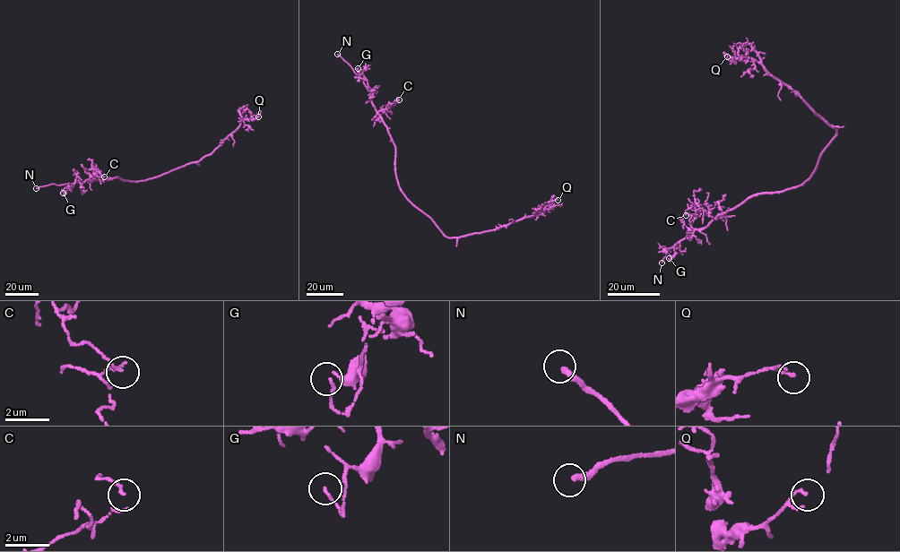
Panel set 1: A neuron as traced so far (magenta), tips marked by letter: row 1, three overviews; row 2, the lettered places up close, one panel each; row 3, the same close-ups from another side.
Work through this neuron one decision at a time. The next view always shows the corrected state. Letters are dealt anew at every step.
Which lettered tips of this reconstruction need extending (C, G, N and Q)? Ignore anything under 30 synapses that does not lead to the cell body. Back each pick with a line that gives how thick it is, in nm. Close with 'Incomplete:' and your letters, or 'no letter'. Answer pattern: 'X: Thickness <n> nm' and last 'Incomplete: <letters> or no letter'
N: Thickness 280 nm
Incomplete: N

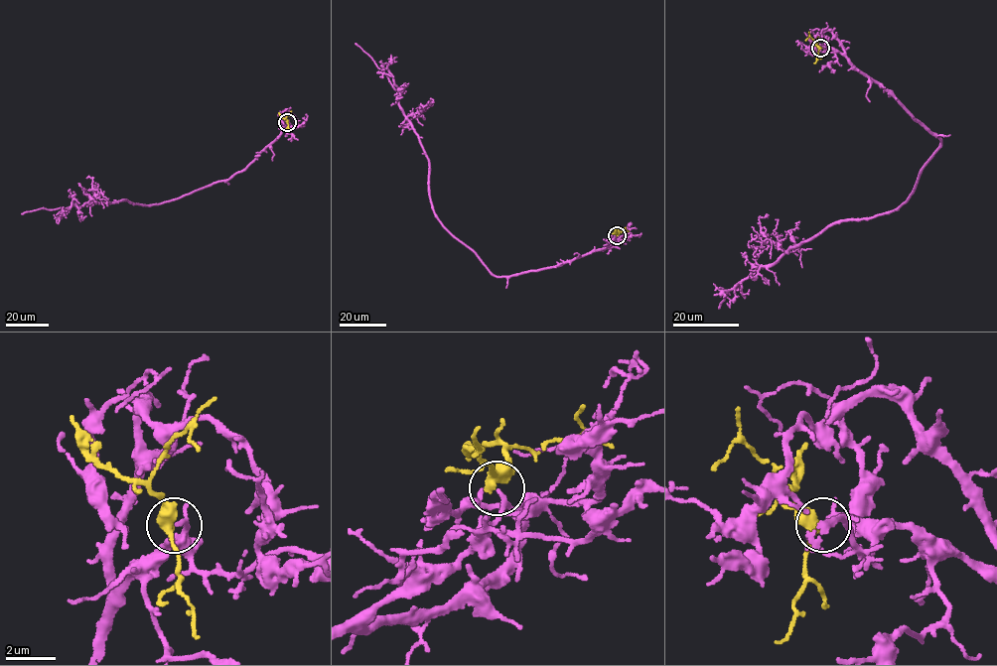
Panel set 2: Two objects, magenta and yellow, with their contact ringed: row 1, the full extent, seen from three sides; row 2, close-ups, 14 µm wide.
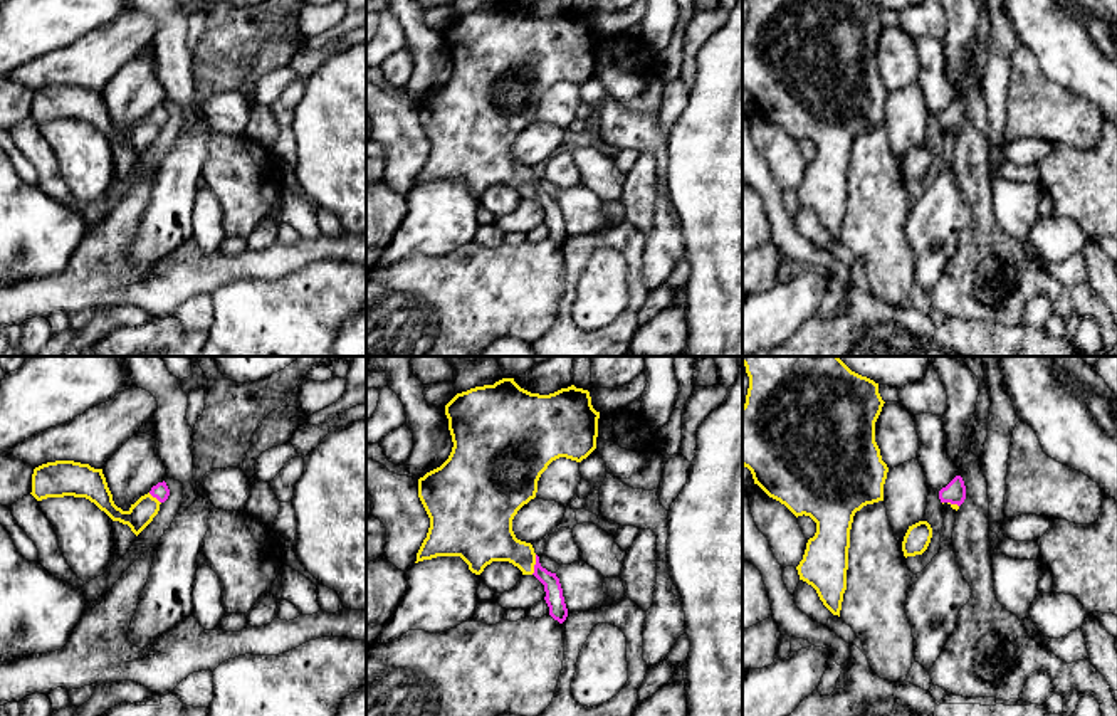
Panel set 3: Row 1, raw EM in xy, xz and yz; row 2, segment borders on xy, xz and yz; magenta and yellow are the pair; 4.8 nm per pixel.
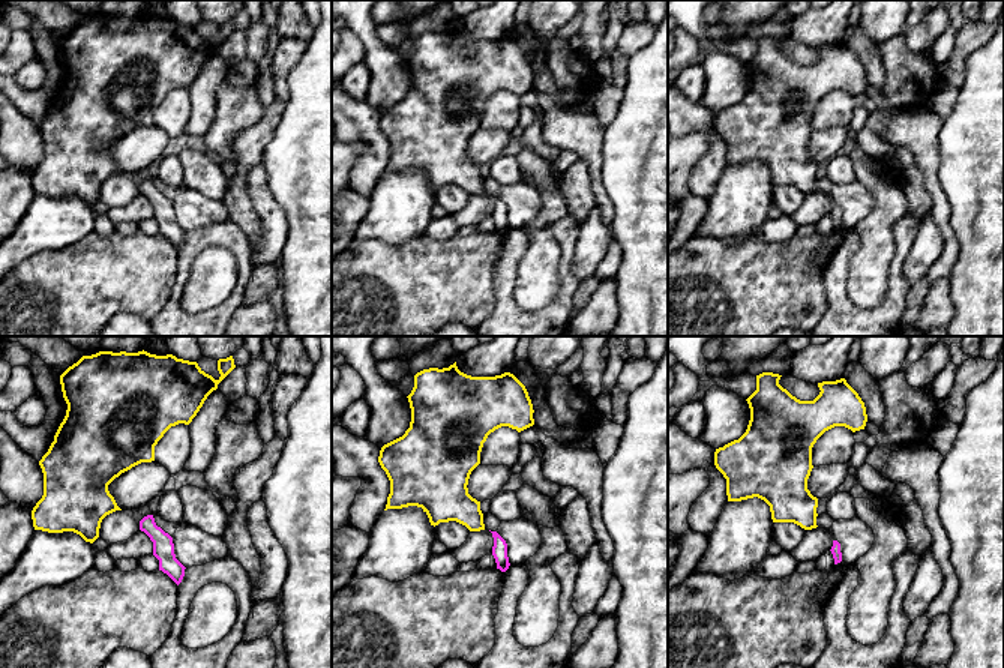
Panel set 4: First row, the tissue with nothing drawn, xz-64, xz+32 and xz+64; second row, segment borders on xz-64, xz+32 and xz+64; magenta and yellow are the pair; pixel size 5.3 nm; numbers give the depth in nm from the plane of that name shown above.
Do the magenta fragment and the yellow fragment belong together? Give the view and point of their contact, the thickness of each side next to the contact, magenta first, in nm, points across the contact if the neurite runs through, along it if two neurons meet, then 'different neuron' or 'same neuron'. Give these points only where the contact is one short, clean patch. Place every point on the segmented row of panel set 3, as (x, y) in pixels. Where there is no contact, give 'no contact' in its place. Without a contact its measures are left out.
contact xz (534, 565); calibres 90 and 220 nm; way xz (555, 599), (551, 584), (534, 565), (491, 538); same neuron

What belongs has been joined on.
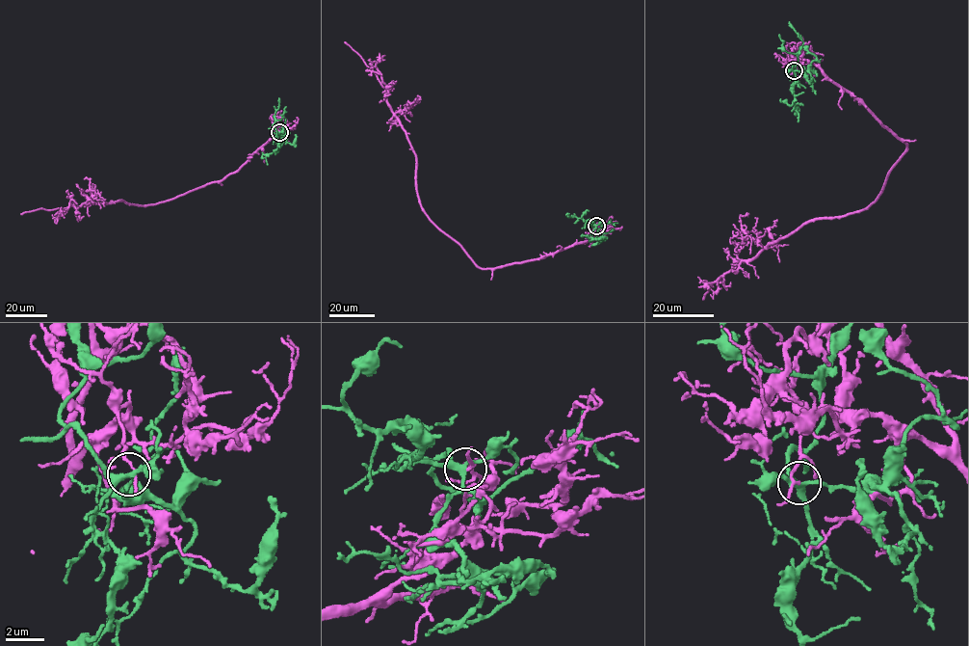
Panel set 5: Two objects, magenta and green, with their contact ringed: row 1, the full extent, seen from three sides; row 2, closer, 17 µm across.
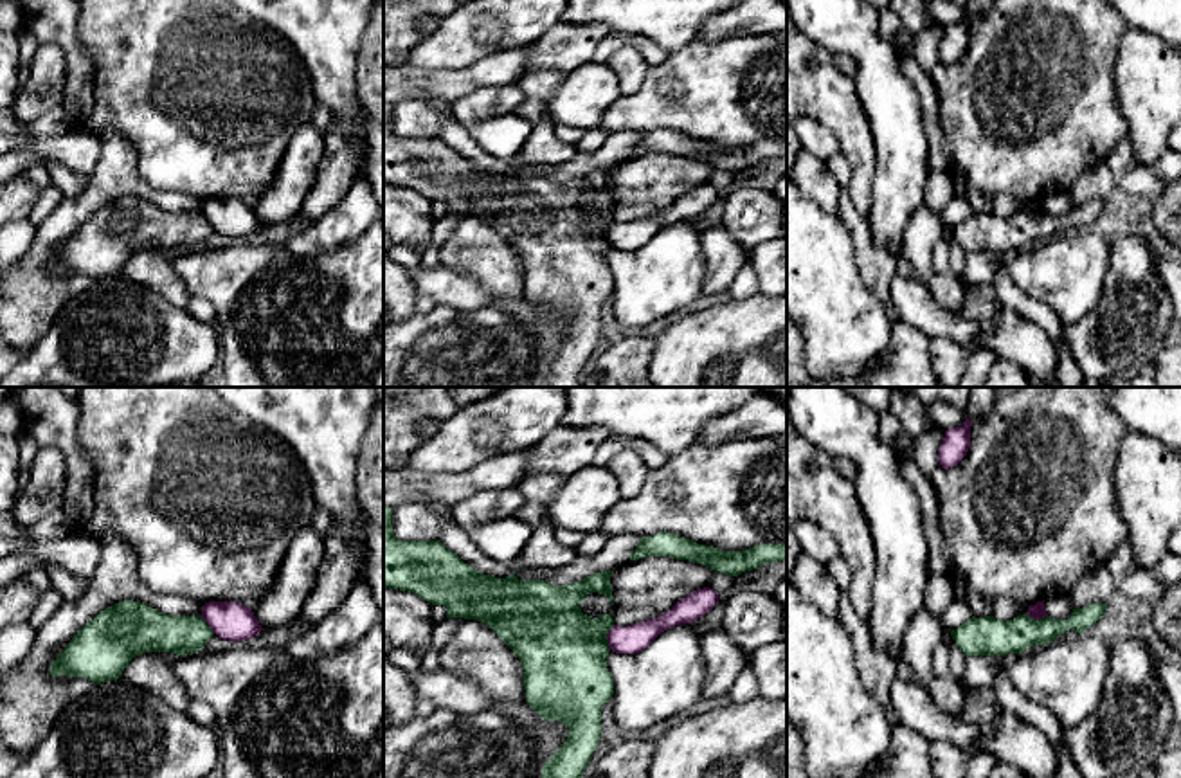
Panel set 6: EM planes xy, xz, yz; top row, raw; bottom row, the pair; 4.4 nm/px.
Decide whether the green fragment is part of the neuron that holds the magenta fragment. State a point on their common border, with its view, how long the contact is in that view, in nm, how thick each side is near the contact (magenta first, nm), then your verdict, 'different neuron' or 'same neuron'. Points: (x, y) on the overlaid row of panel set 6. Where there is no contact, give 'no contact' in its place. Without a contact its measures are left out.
meets magenta in xz at (607, 638); contact 110 nm long; 130 nm thick on the magenta side, 380 nm on the other; different neuron

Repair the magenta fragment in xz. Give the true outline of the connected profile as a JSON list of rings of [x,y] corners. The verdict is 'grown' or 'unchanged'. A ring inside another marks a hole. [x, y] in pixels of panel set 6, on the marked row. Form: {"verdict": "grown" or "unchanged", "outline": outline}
{"verdict": "unchanged", "outline": [[[709,587],[697,589],[679,600],[663,616],[627,627],[614,625],[607,634],[609,648],[616,654],[637,654],[645,650],[661,632],[675,625],[697,621],[717,603],[718,593]]]}

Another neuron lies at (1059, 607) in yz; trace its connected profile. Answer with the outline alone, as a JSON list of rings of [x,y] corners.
[[[1059,594],[1044,600],[1044,609],[1050,618],[1068,620],[1073,612],[1073,605],[1068,594]]]

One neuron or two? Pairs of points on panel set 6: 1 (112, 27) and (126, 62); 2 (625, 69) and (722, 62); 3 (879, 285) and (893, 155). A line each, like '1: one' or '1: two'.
1: one
2: two
3: two

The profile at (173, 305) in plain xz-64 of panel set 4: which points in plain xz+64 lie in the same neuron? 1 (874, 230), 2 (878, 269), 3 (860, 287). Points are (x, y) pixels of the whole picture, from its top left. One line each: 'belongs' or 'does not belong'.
1: does not belong
2: does not belong
3: does not belong

